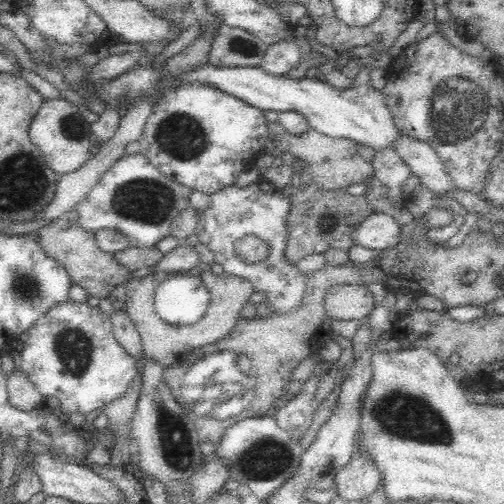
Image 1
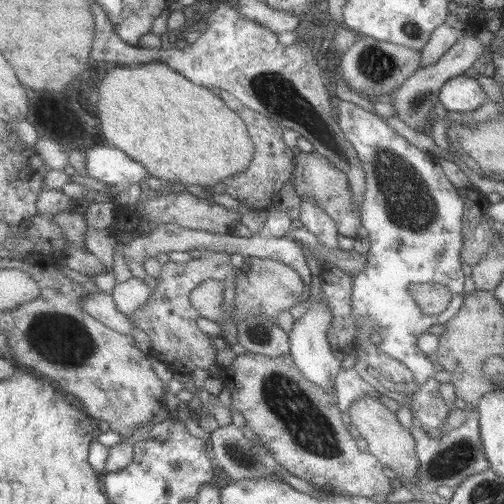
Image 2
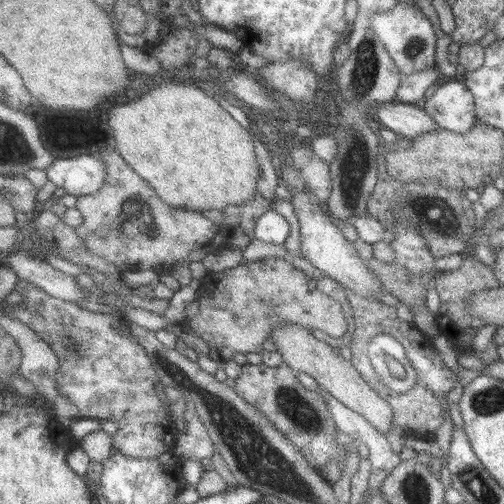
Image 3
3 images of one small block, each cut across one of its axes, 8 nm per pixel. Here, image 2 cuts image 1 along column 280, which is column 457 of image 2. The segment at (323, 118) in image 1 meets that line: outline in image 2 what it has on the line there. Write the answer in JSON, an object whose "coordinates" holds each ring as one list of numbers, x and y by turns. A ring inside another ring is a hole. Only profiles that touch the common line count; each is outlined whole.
{"coordinates":[[457,76,451,78,443,90,441,90,441,104,449,110,449,112,473,112,479,110,479,106,483,106,487,100,483,88,467,76]]}

